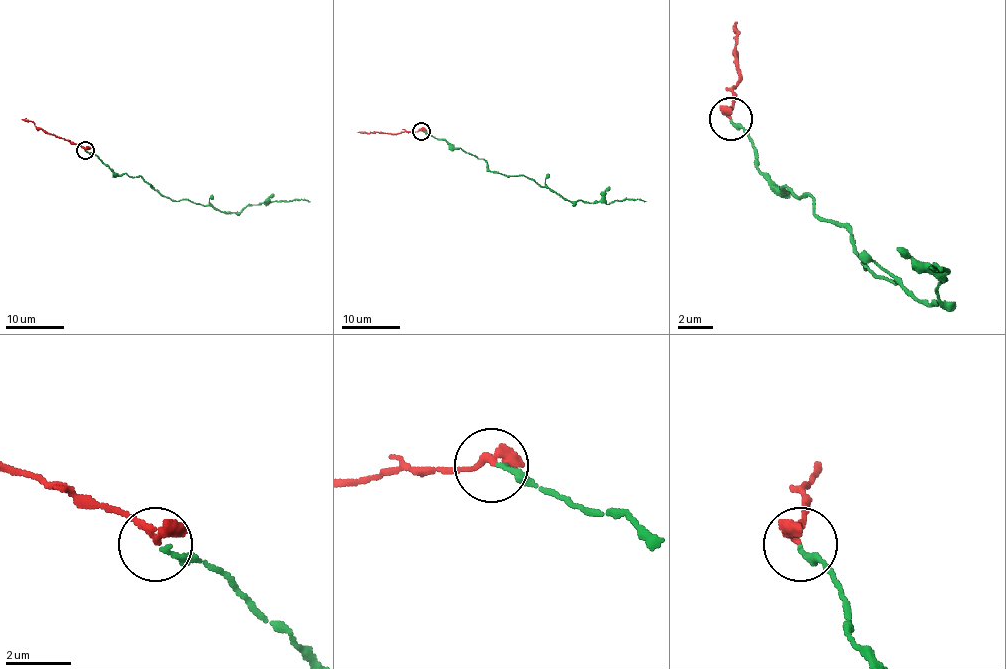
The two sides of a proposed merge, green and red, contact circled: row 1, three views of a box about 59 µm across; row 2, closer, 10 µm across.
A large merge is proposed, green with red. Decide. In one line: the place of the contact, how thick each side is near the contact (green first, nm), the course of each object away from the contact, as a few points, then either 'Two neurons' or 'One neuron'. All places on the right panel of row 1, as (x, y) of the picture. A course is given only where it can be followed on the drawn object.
Place: (731, 119). Thickness 160 nm (green) against 380 nm. Course of green: (732, 122), (780, 192), (850, 231), (863, 266), (915, 301), (941, 301), (950, 270), (932, 261), (941, 270). Course of red: (732, 117), (740, 83), (736, 69), (736, 26). One neuron

